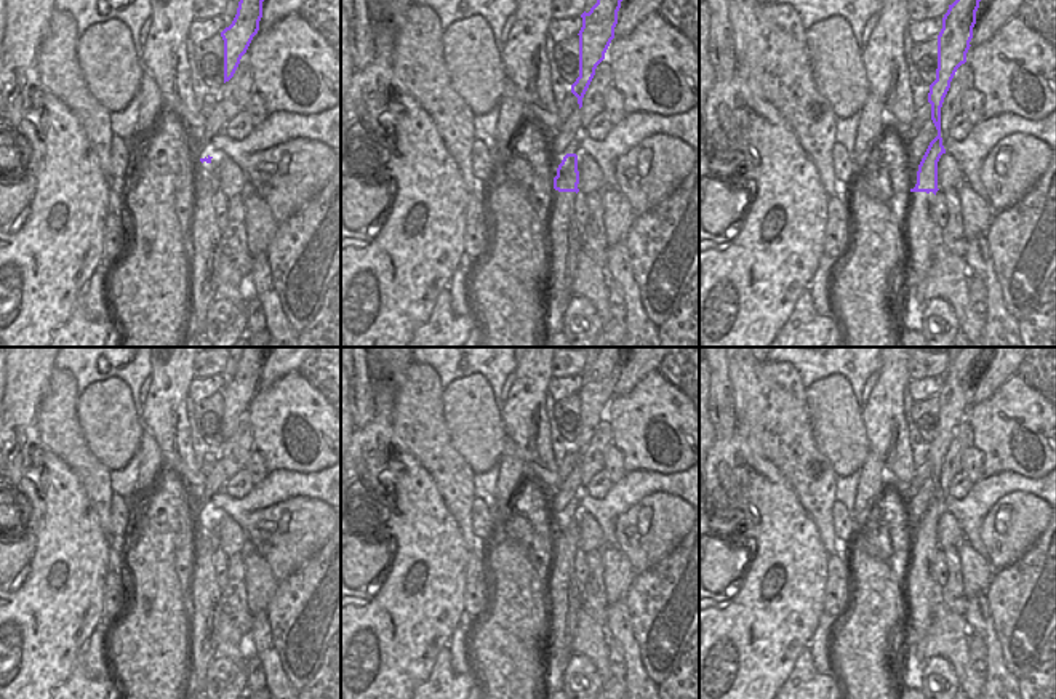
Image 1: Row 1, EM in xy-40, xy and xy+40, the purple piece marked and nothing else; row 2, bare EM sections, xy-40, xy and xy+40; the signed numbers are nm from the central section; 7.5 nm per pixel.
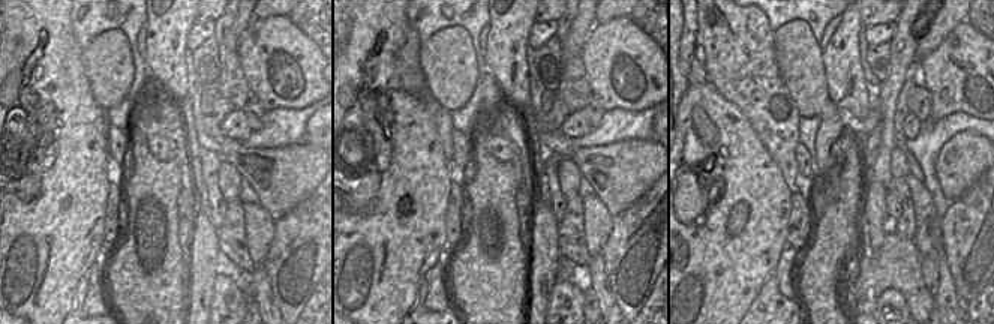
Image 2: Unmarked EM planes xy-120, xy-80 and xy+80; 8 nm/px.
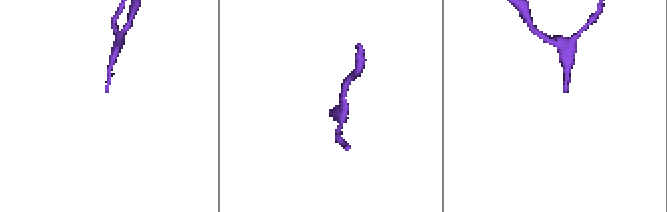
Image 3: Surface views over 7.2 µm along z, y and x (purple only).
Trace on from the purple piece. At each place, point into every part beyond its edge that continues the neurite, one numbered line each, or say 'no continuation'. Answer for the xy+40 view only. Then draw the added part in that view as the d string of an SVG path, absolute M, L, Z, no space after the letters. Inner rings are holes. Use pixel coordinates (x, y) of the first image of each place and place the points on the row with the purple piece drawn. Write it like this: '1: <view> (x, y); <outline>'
1: xy+40 (925, 234); M910 192L904 234L910 237L909 262L912 264L910 277L906 285L909 296L910 325L909 330L922 331L922 317L928 306L923 299L925 278L934 261L934 253L941 242L942 227L934 219L934 194Z

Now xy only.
1: xy (564, 235); M552 190L547 219L550 270L546 277L546 330L554 334L563 331L563 315L573 298L571 283L582 250L582 227L576 222L574 200L576 192Z

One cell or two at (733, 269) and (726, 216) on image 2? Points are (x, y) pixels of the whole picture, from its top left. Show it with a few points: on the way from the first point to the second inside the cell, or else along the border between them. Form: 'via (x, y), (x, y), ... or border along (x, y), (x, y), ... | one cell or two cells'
via (733, 255), (735, 230) | one cell

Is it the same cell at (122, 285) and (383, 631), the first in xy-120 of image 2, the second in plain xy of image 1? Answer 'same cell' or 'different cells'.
different cells

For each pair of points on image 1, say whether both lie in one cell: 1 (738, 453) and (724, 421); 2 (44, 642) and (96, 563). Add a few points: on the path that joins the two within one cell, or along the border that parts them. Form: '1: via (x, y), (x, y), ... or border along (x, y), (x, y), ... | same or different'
1: border along (736, 426), (728, 437), (717, 439) | different
2: via (45, 623), (77, 583) | same

